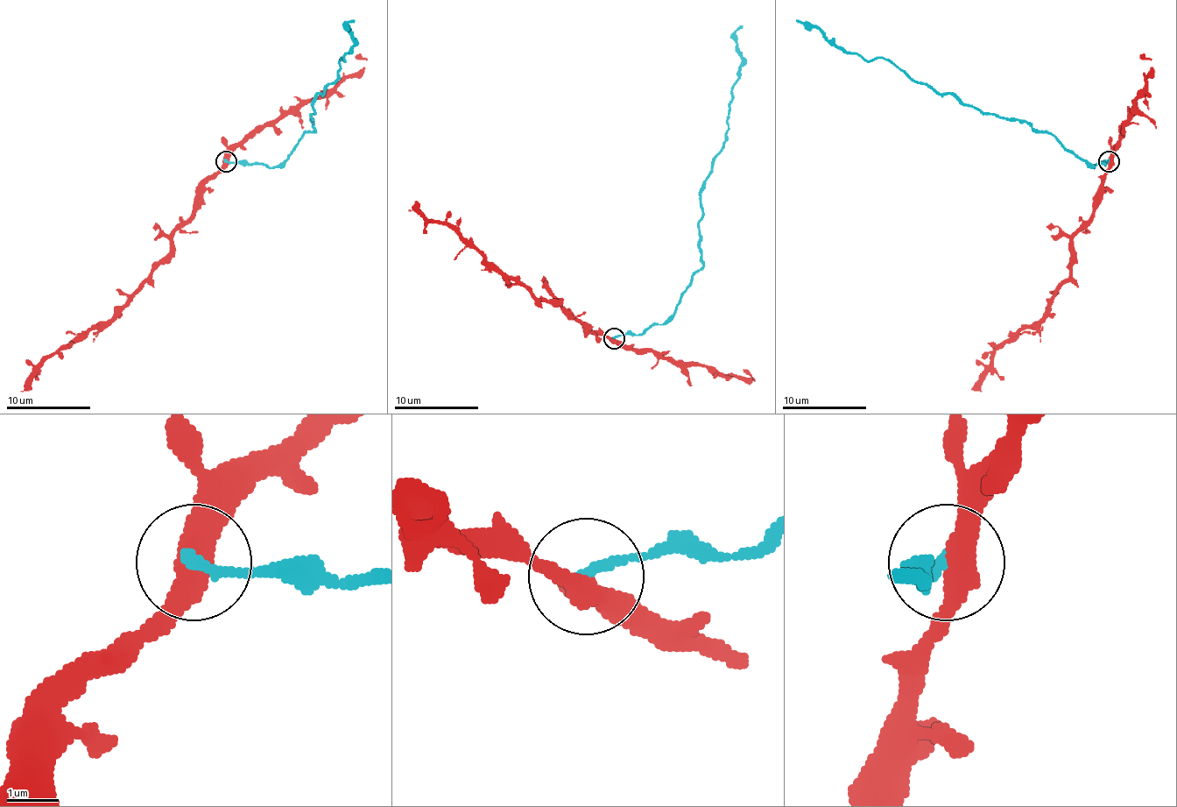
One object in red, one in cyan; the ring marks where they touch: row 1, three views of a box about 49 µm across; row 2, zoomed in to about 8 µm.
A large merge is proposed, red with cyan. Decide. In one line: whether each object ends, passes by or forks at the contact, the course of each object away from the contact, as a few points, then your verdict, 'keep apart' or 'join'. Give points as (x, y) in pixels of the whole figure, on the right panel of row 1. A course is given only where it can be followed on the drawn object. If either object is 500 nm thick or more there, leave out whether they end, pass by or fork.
red passes by | cyan ends | red via (1108, 160), (1097, 208), (1072, 238), (1070, 276), (1039, 320), (995, 351), (982, 392) | cyan via (1108, 160), (1091, 166), (1053, 135), (963, 106), (881, 57), (866, 61), (837, 49), (818, 28), (797, 19) | keep apart

